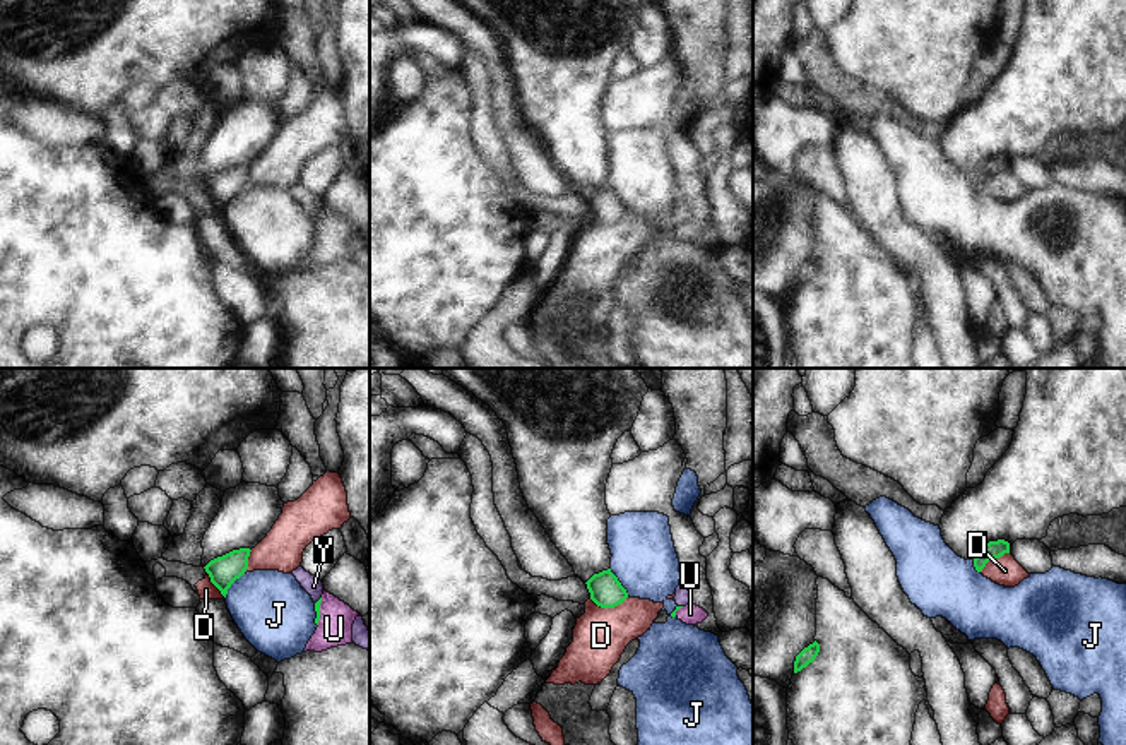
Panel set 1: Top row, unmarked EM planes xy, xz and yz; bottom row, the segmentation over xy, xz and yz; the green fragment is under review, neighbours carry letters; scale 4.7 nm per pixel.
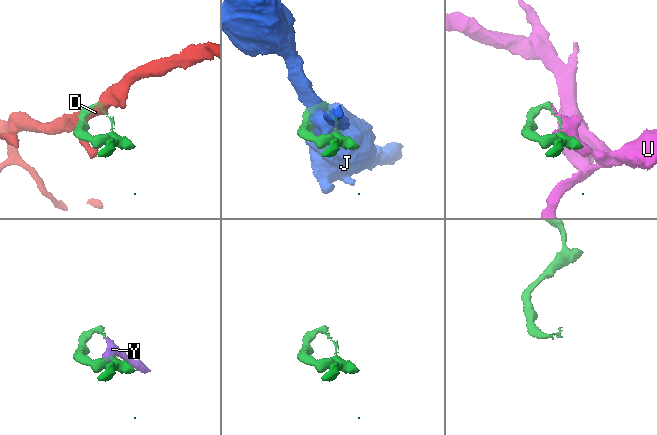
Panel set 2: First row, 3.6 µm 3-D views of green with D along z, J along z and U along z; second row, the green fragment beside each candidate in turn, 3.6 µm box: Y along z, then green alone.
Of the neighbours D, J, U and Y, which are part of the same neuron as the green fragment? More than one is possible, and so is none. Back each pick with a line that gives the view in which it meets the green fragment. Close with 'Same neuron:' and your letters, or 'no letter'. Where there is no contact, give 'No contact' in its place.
U: Touches green in xy
Same neuron: U.

